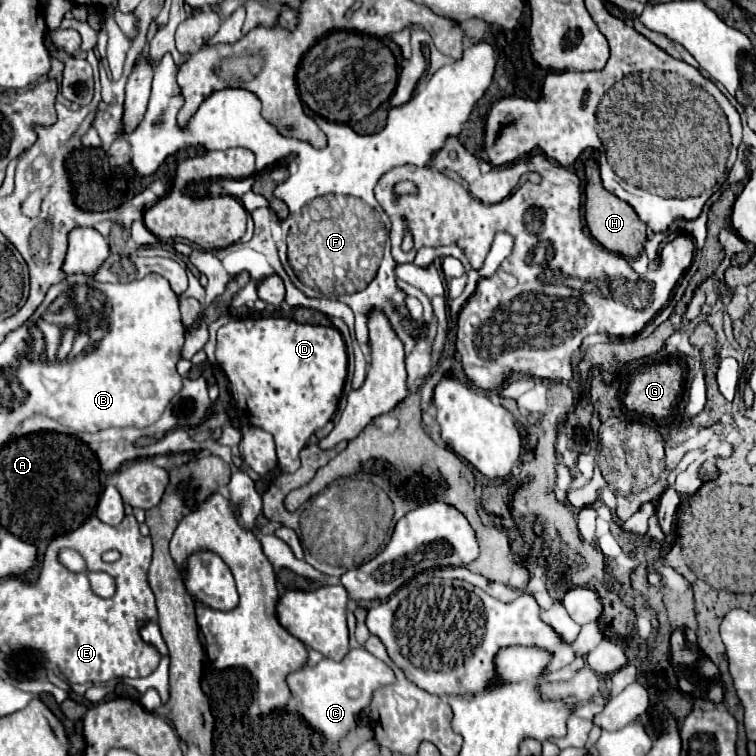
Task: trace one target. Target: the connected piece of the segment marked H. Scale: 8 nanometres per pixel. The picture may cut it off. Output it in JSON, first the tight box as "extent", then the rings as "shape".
{"extent":[586,158,646,256],"shape":[[[590,158],[586,162],[586,224],[590,228],[590,234],[610,252],[616,252],[620,256],[638,256],[642,252],[642,242],[646,240],[646,226],[640,222],[638,214],[628,206],[628,202],[616,198],[608,190],[604,190],[600,180],[598,164]]]}

